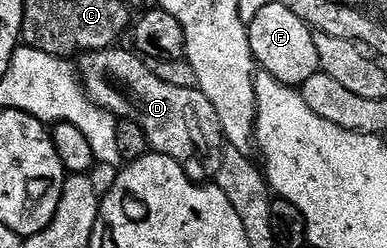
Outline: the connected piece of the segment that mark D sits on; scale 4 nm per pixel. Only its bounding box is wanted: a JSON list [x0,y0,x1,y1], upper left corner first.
[80,50,224,169]

